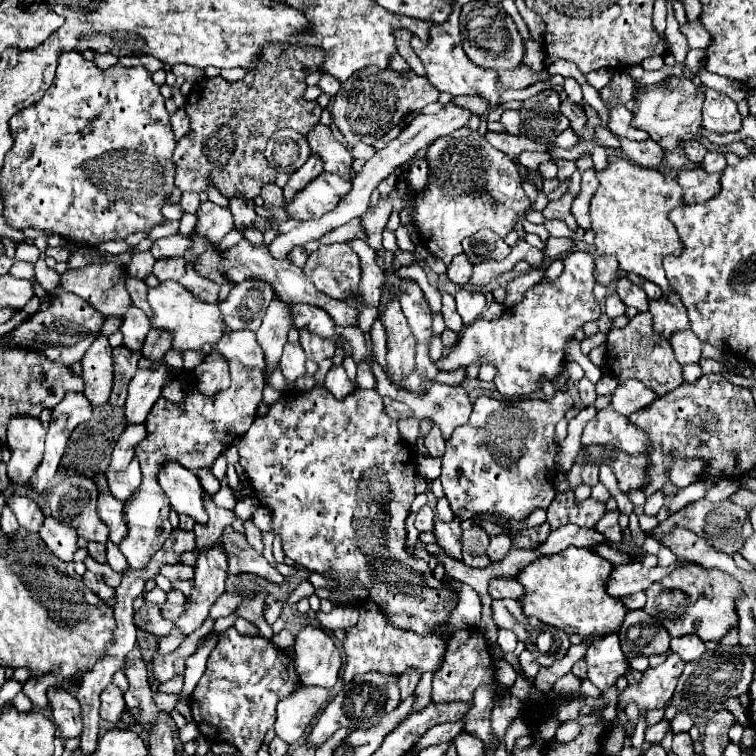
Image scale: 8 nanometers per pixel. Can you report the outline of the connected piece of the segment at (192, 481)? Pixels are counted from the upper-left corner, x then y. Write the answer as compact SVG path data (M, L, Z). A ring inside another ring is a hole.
M163 463L157 481L171 501L171 509L185 513L199 523L207 521L207 511L203 507L203 487L197 475L179 463Z

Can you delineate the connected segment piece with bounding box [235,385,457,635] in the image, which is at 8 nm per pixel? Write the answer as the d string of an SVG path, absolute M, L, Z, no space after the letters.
M315 385L311 391L301 393L301 391L285 391L277 403L273 403L269 407L269 413L265 417L257 417L253 421L253 425L249 427L249 431L245 435L241 435L241 439L235 443L237 451L239 451L239 463L247 475L247 481L251 485L251 489L255 491L257 501L267 507L271 511L271 533L281 537L281 545L283 545L283 553L293 559L295 563L301 563L301 567L321 573L325 577L333 577L341 583L341 587L337 589L345 589L353 583L359 583L363 587L369 589L369 597L371 601L375 601L383 613L387 615L387 619L399 627L401 631L415 631L419 635L429 635L435 627L439 627L449 613L455 607L455 593L445 589L443 581L437 581L429 569L429 565L425 561L417 561L417 557L413 553L409 553L405 549L405 519L407 519L407 511L411 501L415 499L415 475L417 475L417 465L415 465L415 455L413 449L401 439L399 431L397 431L397 423L385 413L385 405L383 405L383 397L375 391L375 389L355 389L351 395L347 395L343 401L335 399L333 393L329 393L323 385Z

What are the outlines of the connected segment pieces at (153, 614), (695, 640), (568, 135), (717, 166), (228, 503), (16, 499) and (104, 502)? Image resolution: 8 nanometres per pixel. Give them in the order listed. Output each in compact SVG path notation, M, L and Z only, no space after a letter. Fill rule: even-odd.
M145 603L137 613L135 613L135 625L137 629L155 635L155 637L163 637L169 635L173 629L173 623L161 617L159 605L157 603Z
M683 635L683 637L671 639L669 649L677 653L683 661L693 661L705 653L705 643L697 635Z
M567 129L565 133L561 133L557 136L553 146L567 149L573 147L577 141L579 141L579 137L577 137L571 129Z
M707 153L705 159L703 159L703 169L709 171L709 173L715 173L715 171L723 171L727 167L727 161L725 161L725 155L723 153Z
M221 485L221 489L213 495L213 501L215 501L215 505L225 507L225 509L235 509L235 503L237 503L229 485Z
M11 493L11 495L7 495L7 505L15 513L15 517L23 529L27 529L31 533L39 533L39 527L43 523L43 513L33 499Z
M95 474L94 479L99 489L97 511L103 523L109 527L109 539L113 543L119 543L127 533L127 525L123 521L123 503L119 499L113 499L113 495L107 489L107 479L102 474Z

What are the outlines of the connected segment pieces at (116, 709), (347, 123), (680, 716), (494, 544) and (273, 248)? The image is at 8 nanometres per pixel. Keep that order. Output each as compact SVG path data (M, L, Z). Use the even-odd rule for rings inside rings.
M107 685L101 691L101 707L99 707L99 715L101 719L117 725L119 723L119 715L125 709L125 701L123 701L123 691L117 685Z
M365 67L361 71L355 71L339 89L339 93L333 97L333 123L339 127L347 143L355 145L359 141L365 141L367 145L373 145L377 139L387 135L399 121L409 115L417 113L425 105L437 101L439 93L431 83L413 73L397 73L391 67L381 71L379 67Z
M686 711L679 712L671 721L674 733L689 732L693 724L692 718Z
M497 535L497 537L491 537L491 545L487 547L487 555L491 561L497 561L497 559L503 559L507 553L509 553L509 537L507 535Z
M451 101L447 107L443 107L437 115L417 115L417 117L409 123L409 127L399 133L399 137L395 137L385 149L377 151L377 153L365 163L363 171L359 171L359 173L353 177L353 185L351 185L349 195L345 195L345 199L341 199L341 203L339 203L333 211L325 213L321 219L303 221L299 227L291 229L289 233L275 237L273 243L269 245L271 255L273 255L275 259L285 259L293 247L303 245L303 243L313 241L313 239L319 239L319 237L323 237L325 233L329 233L329 231L333 231L333 229L337 229L337 227L341 227L341 225L345 225L345 223L349 223L351 219L361 217L361 215L369 209L369 205L371 205L371 193L373 193L373 189L375 189L389 173L397 171L401 165L405 165L419 149L427 149L427 147L433 143L435 137L445 137L445 135L449 135L451 131L465 127L471 117L473 117L473 111L469 111L469 109L465 109L465 107L457 107L453 101Z

